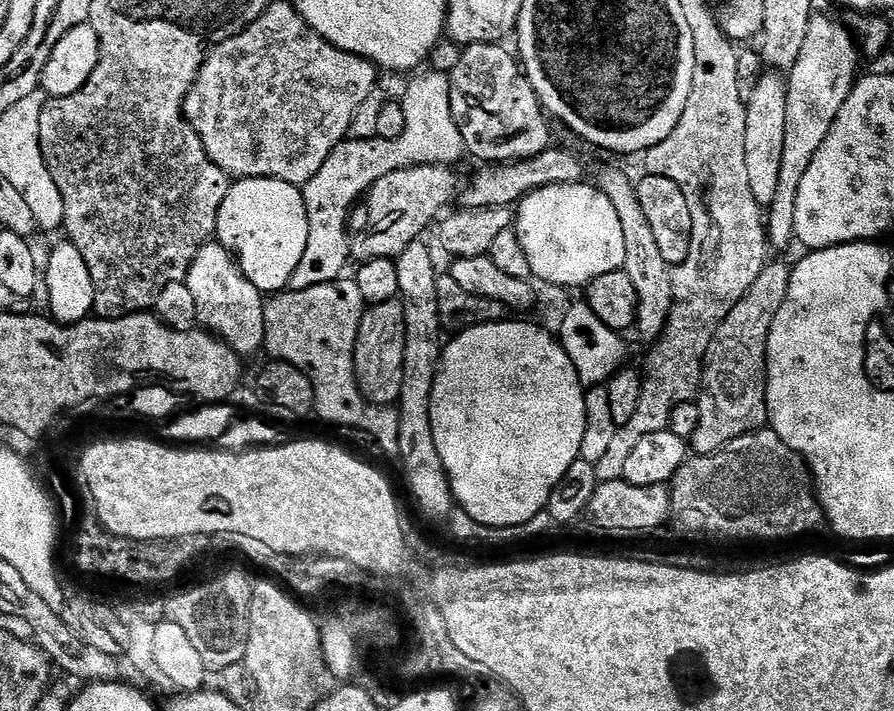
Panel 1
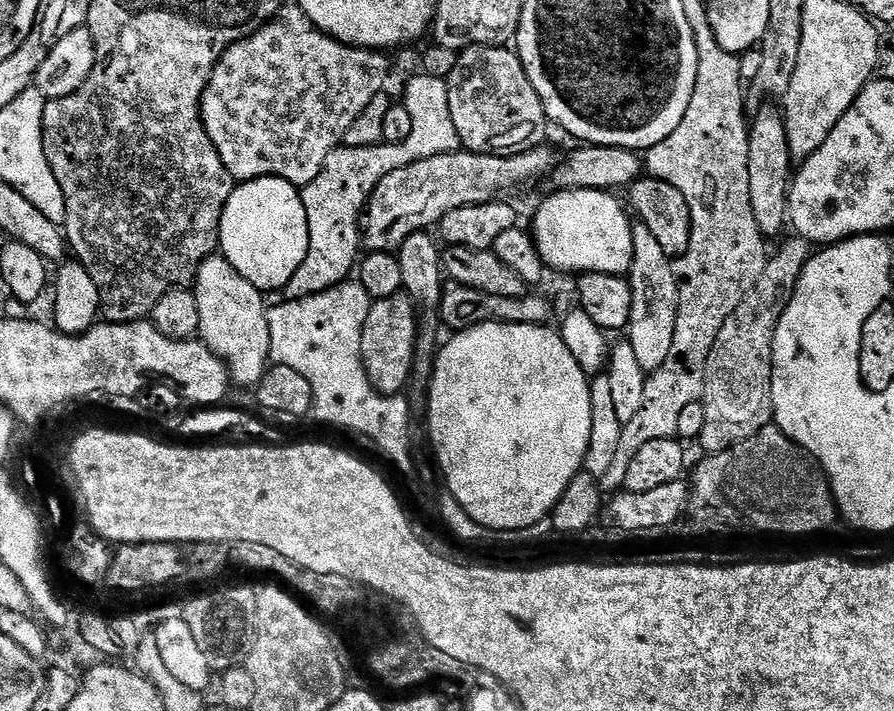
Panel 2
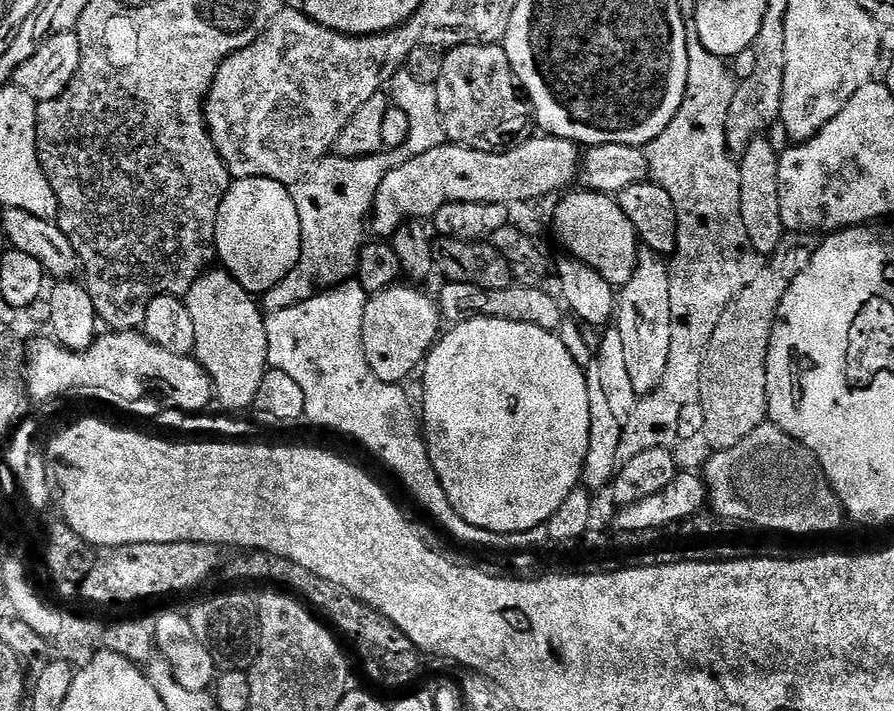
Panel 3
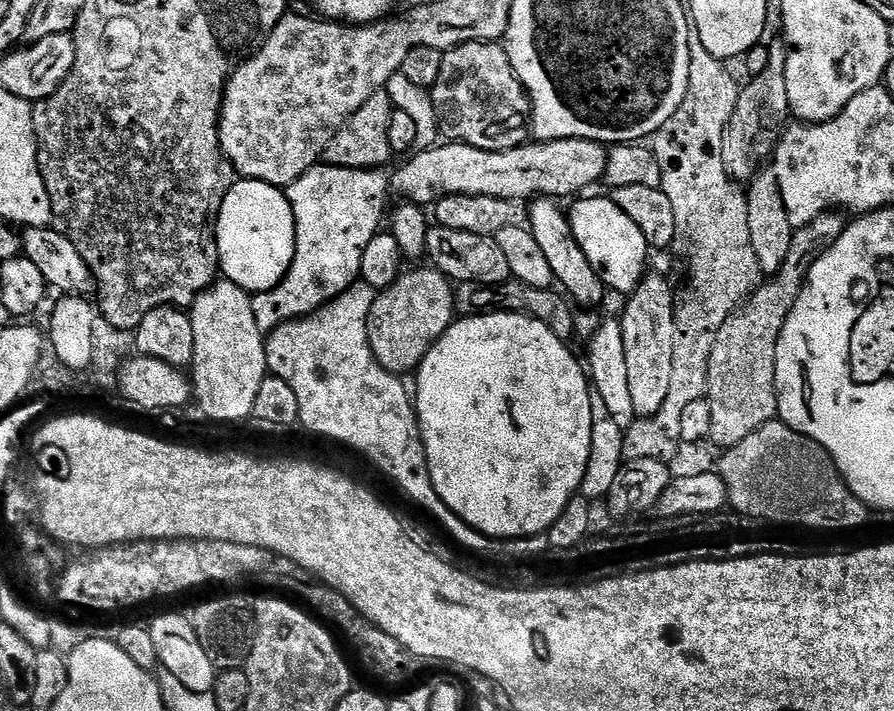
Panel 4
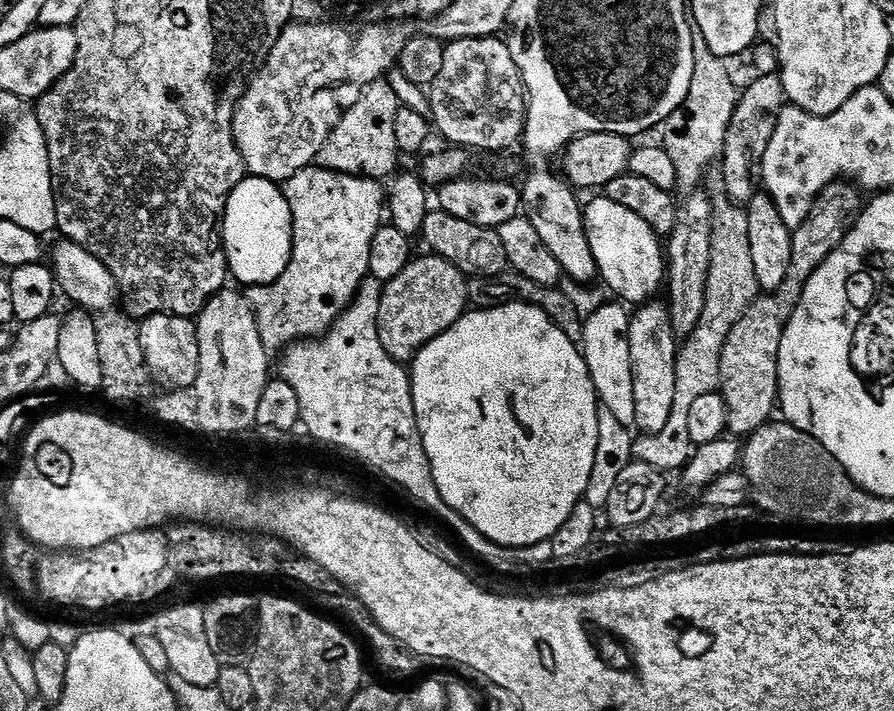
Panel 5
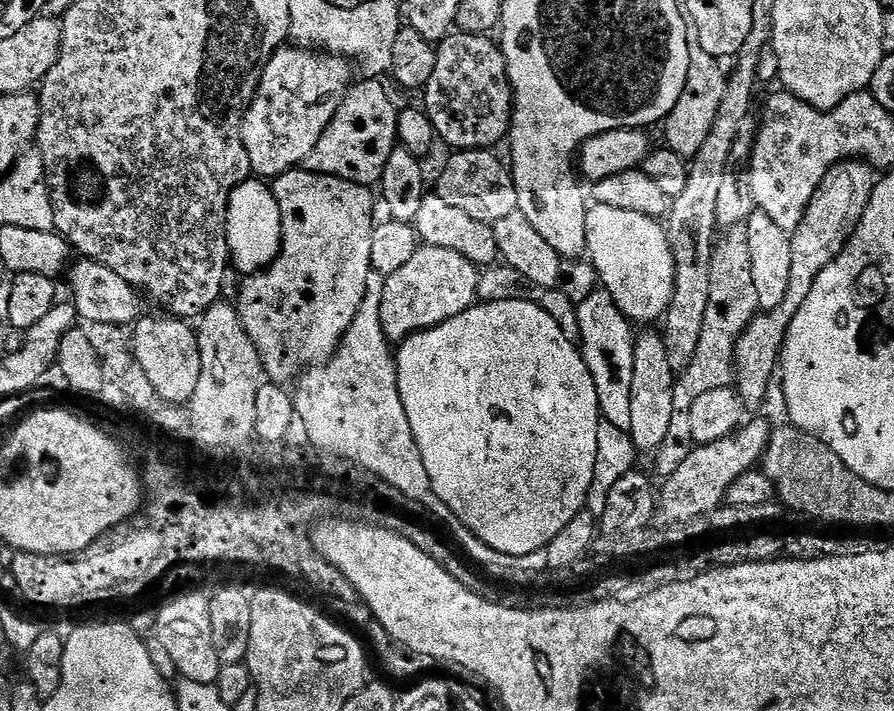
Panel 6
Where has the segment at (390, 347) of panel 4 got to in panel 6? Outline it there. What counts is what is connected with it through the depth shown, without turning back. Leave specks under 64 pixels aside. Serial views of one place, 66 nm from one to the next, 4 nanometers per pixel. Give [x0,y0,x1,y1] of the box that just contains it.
[382,244,481,342]

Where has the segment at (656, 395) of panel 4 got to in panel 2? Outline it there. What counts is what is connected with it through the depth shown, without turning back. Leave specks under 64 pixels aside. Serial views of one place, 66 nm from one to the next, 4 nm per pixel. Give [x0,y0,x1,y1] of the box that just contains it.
[626,222,678,374]

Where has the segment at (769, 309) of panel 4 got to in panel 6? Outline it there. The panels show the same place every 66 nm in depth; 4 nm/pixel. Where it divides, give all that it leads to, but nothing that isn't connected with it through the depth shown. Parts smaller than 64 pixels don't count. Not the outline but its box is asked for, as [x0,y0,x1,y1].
[734,158,878,410]

